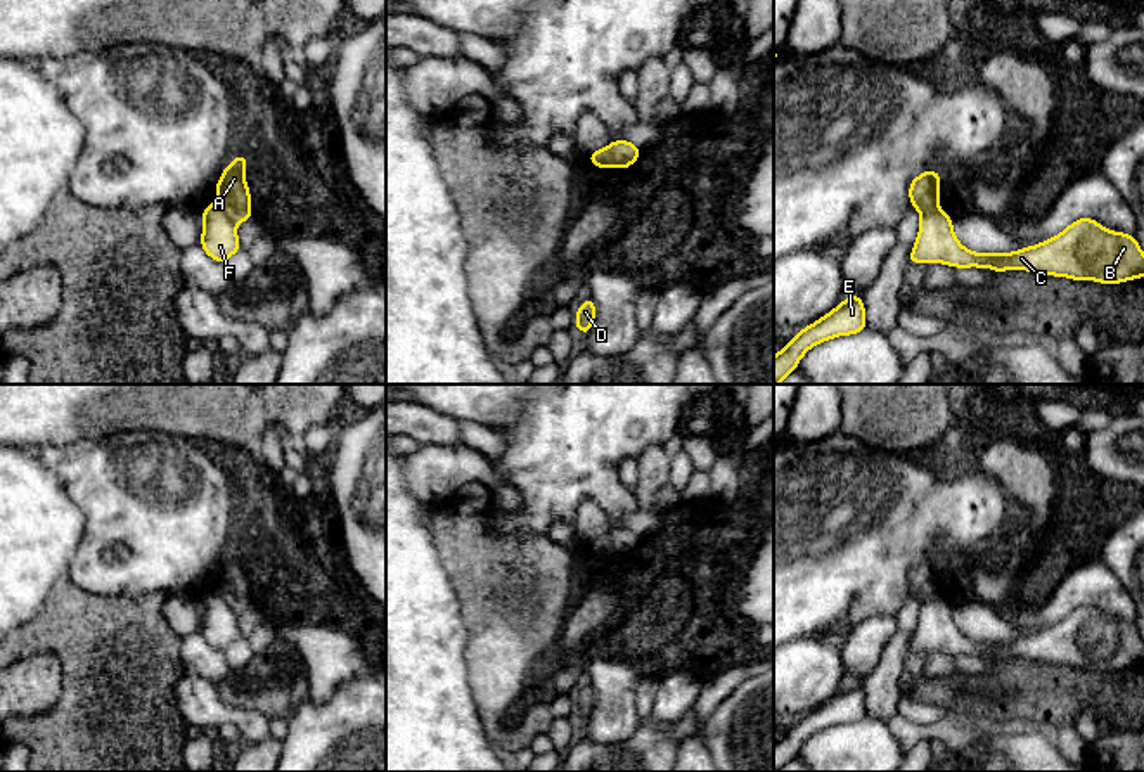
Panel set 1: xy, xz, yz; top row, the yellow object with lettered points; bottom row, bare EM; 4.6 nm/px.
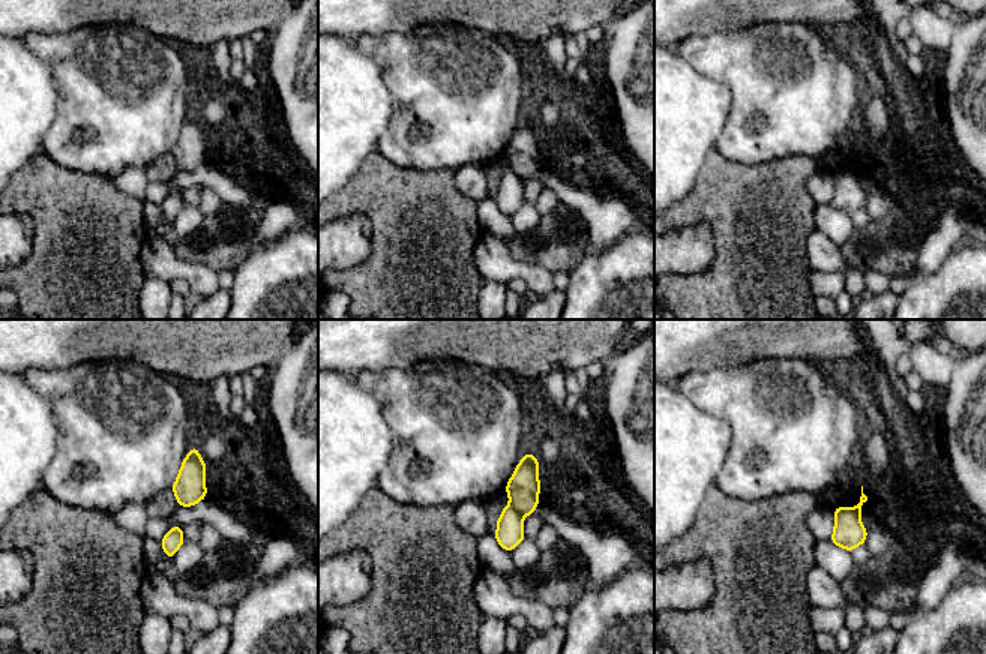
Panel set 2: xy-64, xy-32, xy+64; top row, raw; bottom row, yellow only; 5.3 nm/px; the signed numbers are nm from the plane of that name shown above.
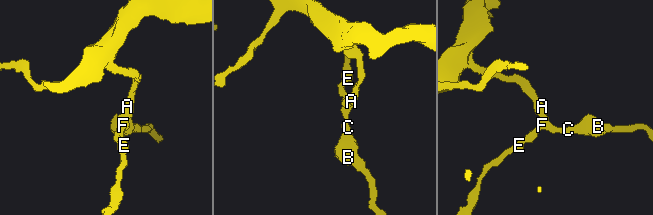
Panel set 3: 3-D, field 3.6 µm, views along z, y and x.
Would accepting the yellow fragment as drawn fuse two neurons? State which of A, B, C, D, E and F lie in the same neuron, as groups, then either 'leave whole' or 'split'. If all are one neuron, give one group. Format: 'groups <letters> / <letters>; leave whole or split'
groups A / B C D E F; split

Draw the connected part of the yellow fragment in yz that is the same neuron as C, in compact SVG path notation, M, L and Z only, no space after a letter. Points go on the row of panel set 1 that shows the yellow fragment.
M942 209L921 215L919 234L907 263L945 263L957 268L992 267L993 273L1021 268L1073 280L1097 280L1101 284L1120 284L1144 277L1144 253L1137 239L1130 234L1106 230L1092 218L1078 218L1056 237L1014 253L973 253L966 249L954 235L952 220Z

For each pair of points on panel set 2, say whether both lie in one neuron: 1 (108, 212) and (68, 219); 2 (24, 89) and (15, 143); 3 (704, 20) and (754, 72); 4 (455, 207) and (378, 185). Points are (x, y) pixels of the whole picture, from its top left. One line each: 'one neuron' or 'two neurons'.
1: one neuron
2: one neuron
3: two neurons
4: one neuron

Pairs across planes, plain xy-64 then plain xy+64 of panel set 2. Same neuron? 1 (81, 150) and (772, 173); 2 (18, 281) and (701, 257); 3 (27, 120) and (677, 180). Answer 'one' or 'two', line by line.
1: two
2: two
3: one

